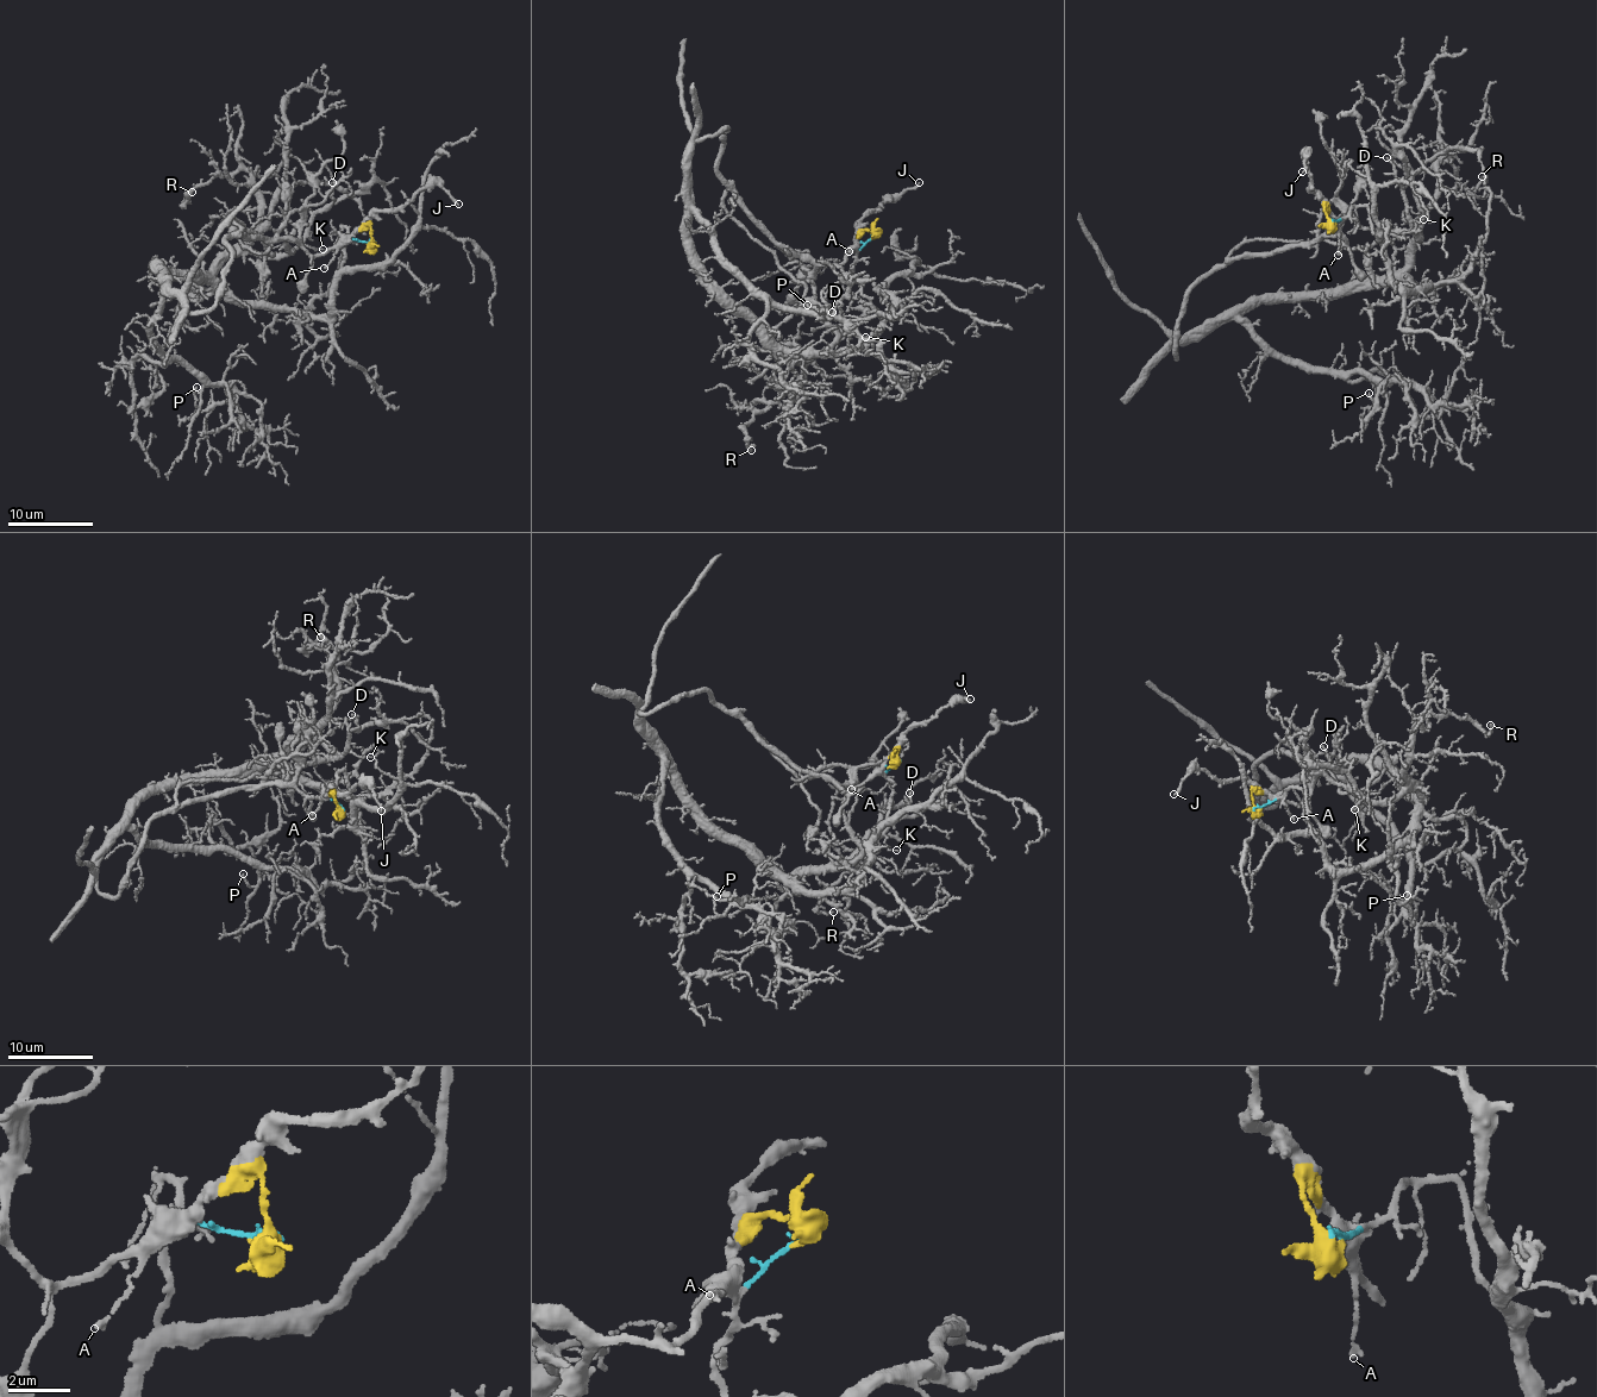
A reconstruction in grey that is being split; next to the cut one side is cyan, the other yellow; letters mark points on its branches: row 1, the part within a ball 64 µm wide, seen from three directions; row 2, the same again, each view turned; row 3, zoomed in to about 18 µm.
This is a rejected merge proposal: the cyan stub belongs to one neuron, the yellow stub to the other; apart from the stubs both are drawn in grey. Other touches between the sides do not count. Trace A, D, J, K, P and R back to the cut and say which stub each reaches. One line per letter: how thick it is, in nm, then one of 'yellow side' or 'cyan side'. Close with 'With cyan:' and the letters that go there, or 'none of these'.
A: 140 nm thick; yellow side
D: 100 nm thick; cyan side
J: 180 nm thick; yellow side
K: 70 nm thick; cyan side
P: 130 nm thick; cyan side
R: 150 nm thick; cyan side
With cyan: D, K, P, R

